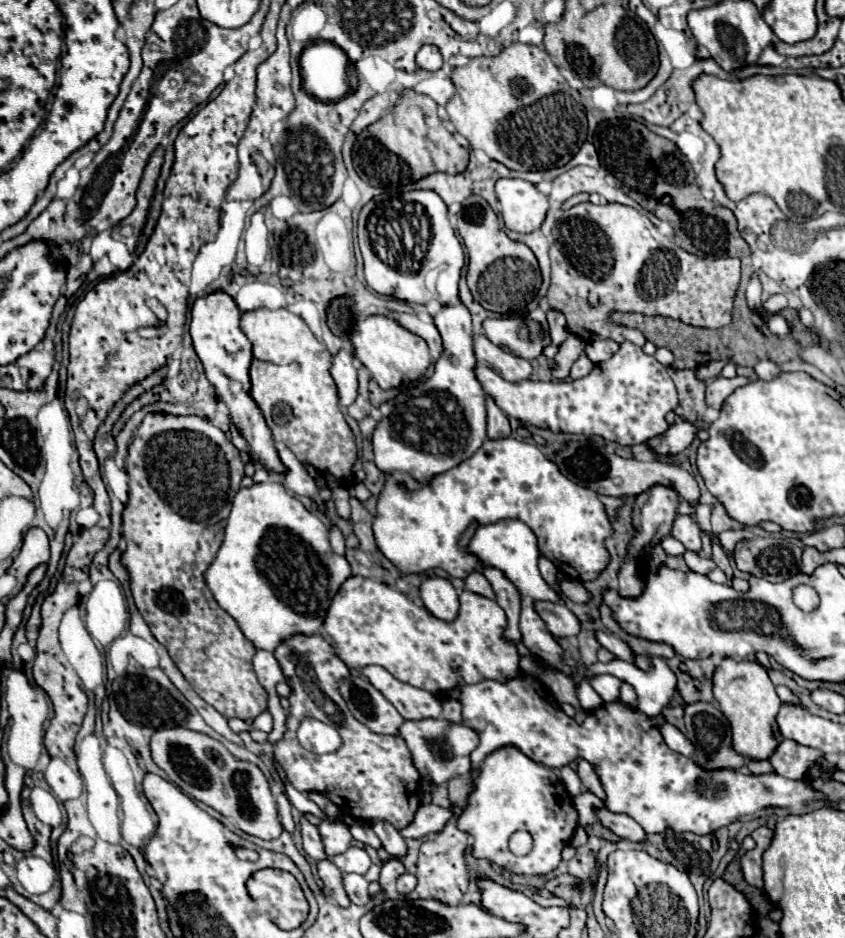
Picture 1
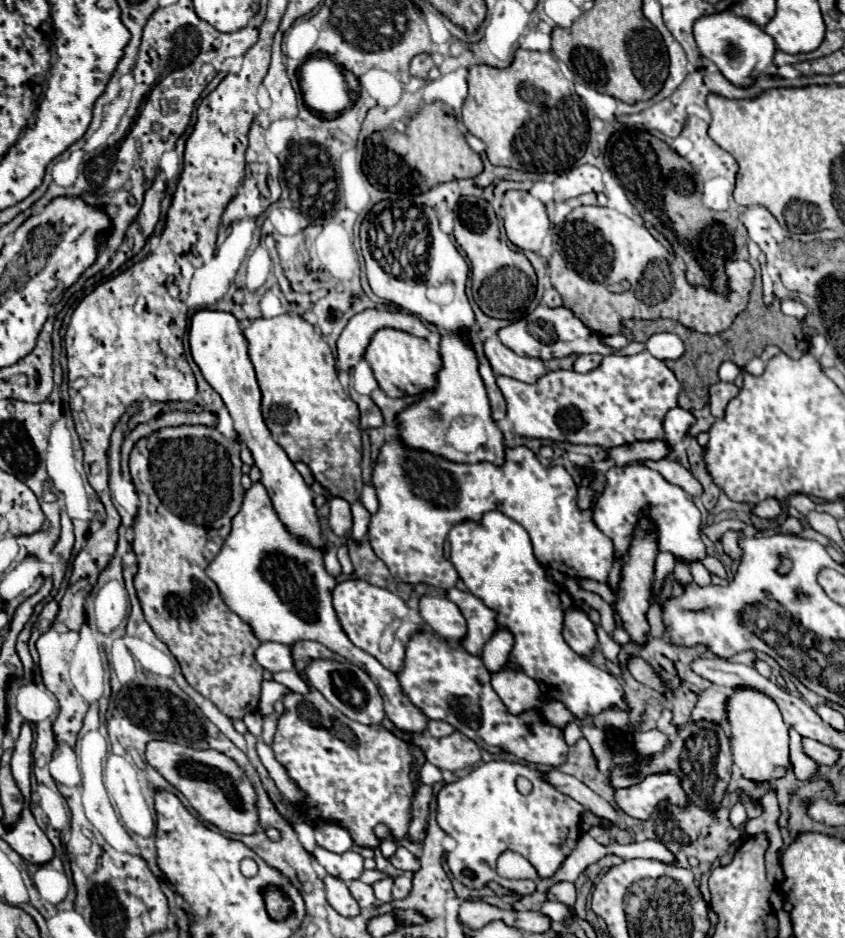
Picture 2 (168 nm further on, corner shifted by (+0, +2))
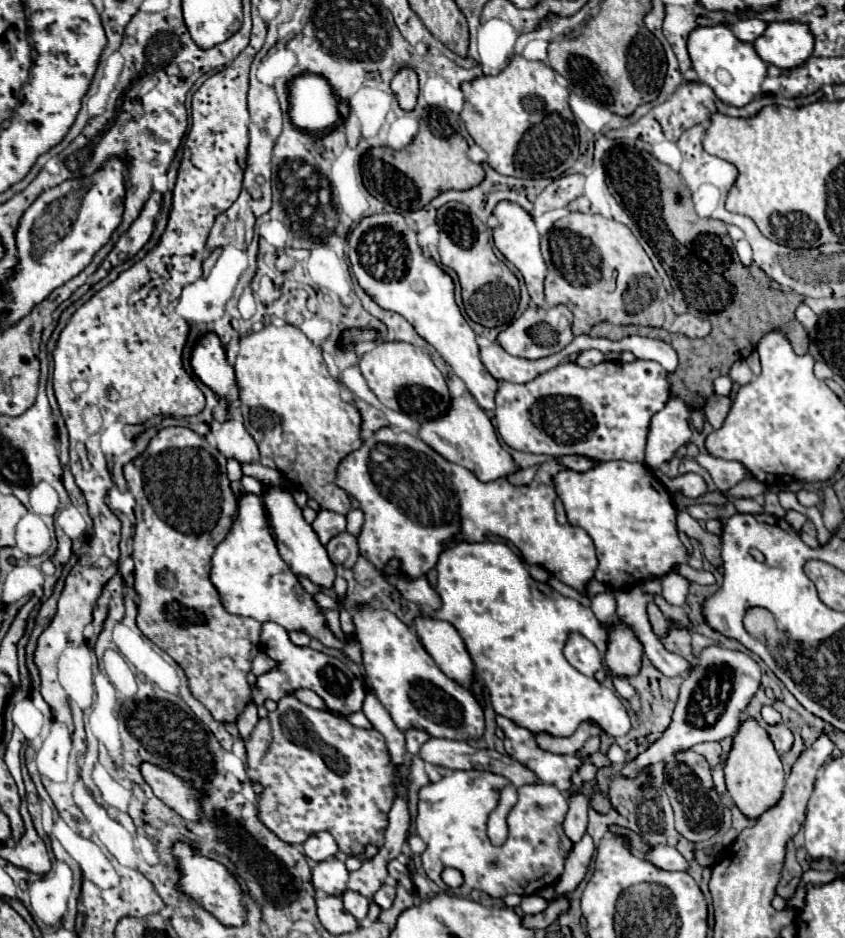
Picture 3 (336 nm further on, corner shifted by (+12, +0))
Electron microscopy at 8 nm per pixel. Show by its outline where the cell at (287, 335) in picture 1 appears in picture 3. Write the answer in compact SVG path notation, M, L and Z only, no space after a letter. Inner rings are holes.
M266 325L260 331L240 339L234 371L240 385L244 425L260 449L260 463L280 471L286 479L294 481L320 507L346 515L352 503L348 493L336 485L336 469L344 457L362 445L360 413L352 403L340 399L340 385L334 377L330 377L322 359L322 349L316 347L294 325Z

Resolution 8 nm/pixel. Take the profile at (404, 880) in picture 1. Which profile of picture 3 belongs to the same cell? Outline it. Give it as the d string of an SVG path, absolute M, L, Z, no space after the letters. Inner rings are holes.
M382 885L376 893L374 893L374 901L380 905L380 909L388 909L392 905L396 897L396 887L390 887L390 885Z

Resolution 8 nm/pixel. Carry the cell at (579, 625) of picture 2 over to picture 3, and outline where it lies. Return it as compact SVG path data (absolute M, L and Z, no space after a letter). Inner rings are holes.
M570 633L564 645L564 655L570 665L574 665L580 673L594 677L598 669L602 669L602 659L598 649L580 633Z

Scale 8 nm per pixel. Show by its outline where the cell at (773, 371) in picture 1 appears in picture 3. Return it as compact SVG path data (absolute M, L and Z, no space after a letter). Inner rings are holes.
M736 361L734 365L732 365L732 369L730 369L730 379L732 381L736 381L738 385L744 385L744 383L748 383L748 381L752 381L752 371L750 371L750 367L746 365L746 361Z

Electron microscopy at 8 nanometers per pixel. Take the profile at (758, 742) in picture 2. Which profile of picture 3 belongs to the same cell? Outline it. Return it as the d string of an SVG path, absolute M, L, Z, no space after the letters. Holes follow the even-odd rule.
M746 715L740 721L738 731L732 737L732 747L724 763L726 789L740 811L748 817L760 817L766 809L770 809L782 795L784 789L784 771L780 763L780 755L776 753L772 739L760 721Z

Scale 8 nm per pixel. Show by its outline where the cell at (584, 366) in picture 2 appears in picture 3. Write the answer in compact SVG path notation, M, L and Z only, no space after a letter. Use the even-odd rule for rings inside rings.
M590 349L590 351L582 351L576 359L576 365L580 367L592 367L596 363L604 361L604 353L602 351L596 351L596 349Z

